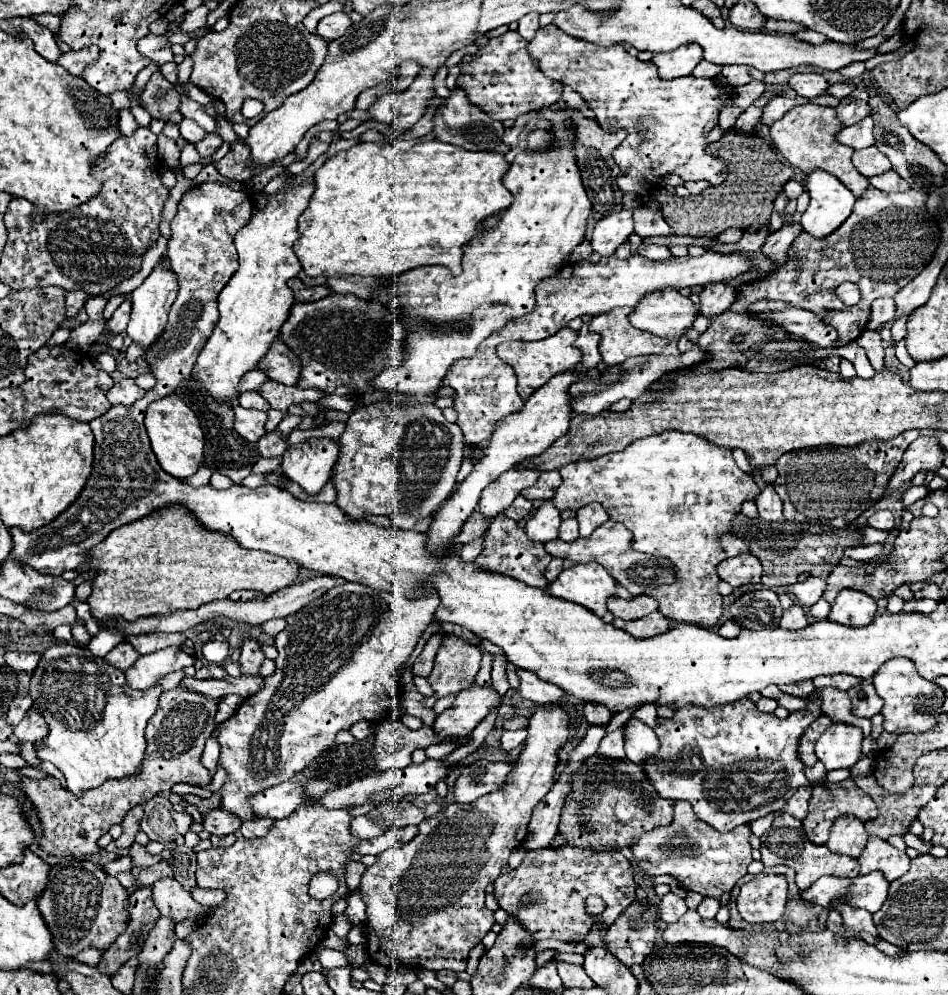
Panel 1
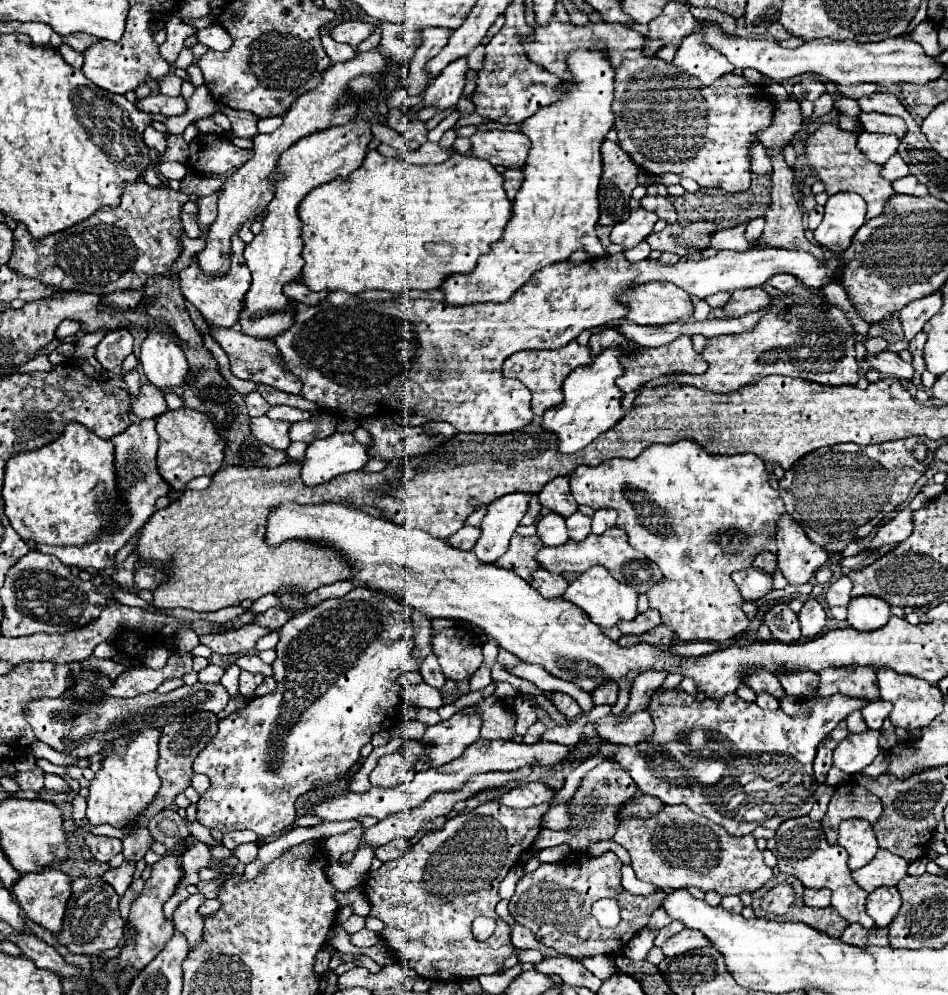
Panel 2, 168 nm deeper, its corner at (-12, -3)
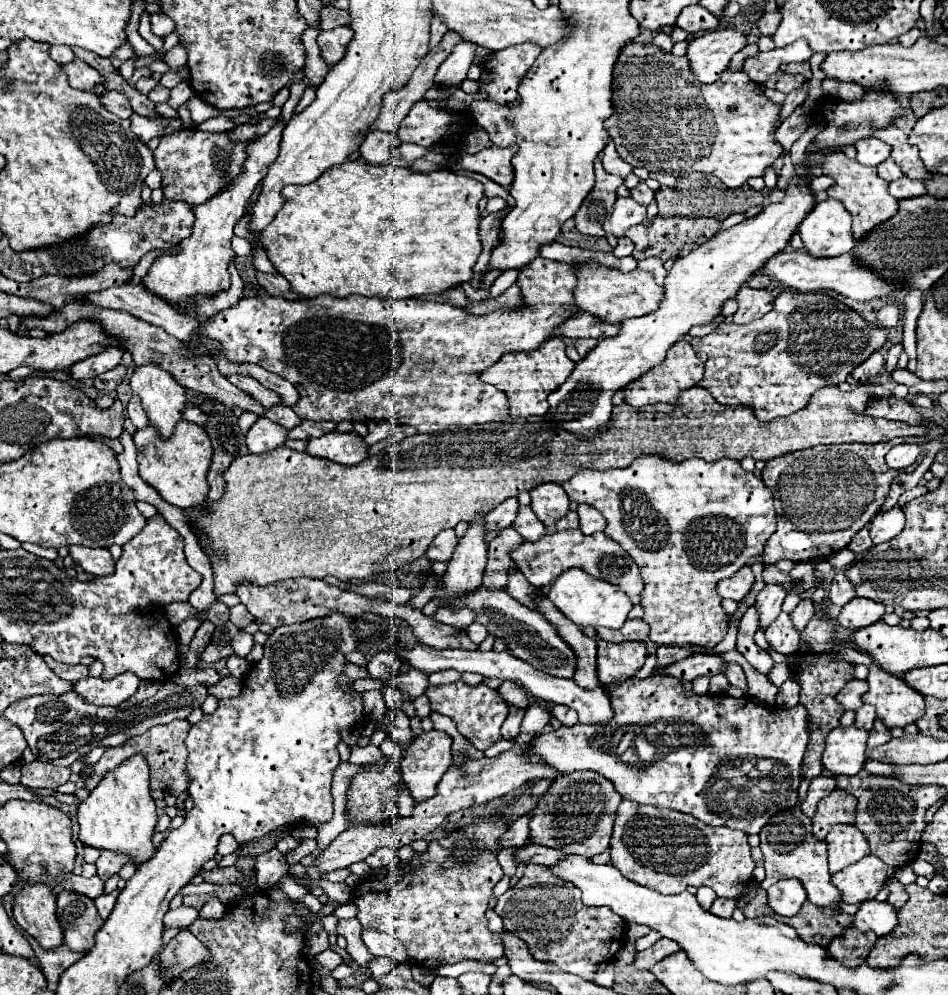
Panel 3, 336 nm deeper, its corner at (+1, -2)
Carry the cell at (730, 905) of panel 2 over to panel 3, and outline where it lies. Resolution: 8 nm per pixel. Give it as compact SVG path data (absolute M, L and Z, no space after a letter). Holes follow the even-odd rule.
M720 897L710 907L710 911L714 915L718 915L718 917L732 917L734 909L736 909L736 901L734 899L720 899Z

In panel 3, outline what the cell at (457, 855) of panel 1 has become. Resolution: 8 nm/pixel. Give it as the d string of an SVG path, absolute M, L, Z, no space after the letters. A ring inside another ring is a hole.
M504 815L476 817L472 825L430 841L428 849L414 853L408 863L400 861L394 869L396 881L392 871L384 877L362 879L352 899L360 909L358 921L362 927L374 927L400 939L408 957L432 973L444 965L468 959L494 963L504 955L504 945L486 927L484 911L488 909L492 887L504 875L496 855L500 851L500 837L508 827L510 823Z

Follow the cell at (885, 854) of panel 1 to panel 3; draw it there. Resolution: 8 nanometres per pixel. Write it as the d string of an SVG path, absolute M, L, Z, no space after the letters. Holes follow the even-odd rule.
M866 855L858 863L832 875L832 883L840 889L844 903L862 903L874 899L882 885L894 875L894 869L888 867L874 855Z

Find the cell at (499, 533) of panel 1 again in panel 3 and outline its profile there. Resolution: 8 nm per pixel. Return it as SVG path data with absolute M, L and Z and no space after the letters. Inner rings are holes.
M506 527L500 531L496 539L488 543L488 563L484 571L484 583L486 587L506 587L508 583L508 569L514 565L510 559L510 553L522 545L522 537L512 529Z

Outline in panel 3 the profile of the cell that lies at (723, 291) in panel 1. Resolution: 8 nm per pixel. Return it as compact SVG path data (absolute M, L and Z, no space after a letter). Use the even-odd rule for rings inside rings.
M742 285L742 289L738 289L734 299L738 303L738 311L732 315L734 323L750 323L762 317L772 309L772 301L774 301L774 297L768 291L752 289L748 285Z

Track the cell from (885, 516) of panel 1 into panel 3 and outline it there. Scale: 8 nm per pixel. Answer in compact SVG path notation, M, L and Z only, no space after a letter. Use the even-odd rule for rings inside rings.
M892 507L886 513L878 513L870 525L870 537L874 545L894 539L904 529L904 513L900 507Z

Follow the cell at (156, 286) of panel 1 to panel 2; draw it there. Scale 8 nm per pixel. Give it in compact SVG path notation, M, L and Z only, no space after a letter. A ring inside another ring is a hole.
M157 322L157 326L165 330L161 334L159 330L147 334L139 360L147 382L163 392L169 392L187 382L189 362L185 352L177 346L175 338L169 334L169 326L165 322Z

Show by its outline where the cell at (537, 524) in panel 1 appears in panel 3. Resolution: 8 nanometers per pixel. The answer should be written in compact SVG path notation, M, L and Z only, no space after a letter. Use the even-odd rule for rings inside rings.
M520 507L518 511L518 519L514 519L512 525L526 541L538 541L542 535L546 535L546 527L544 523L534 515L534 511L530 507Z

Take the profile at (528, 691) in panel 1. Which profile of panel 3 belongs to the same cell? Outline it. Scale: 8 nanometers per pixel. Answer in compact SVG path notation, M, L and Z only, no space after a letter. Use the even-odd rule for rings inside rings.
M552 705L550 713L562 723L562 725L574 725L578 721L578 715L574 713L574 709L566 707L566 705Z

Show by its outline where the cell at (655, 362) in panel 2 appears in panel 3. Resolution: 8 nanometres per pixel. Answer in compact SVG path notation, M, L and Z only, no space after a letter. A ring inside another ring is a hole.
M678 341L676 345L670 347L670 351L666 353L666 359L660 365L656 365L654 369L650 369L630 385L626 385L622 393L626 403L630 403L632 407L642 407L648 403L676 403L680 389L694 387L702 379L702 375L704 375L704 365L696 357L692 345L688 341Z

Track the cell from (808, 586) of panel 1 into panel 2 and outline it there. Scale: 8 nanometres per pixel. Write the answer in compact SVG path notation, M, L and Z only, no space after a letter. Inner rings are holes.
M841 576L839 580L831 582L827 592L827 604L829 606L847 606L851 602L851 586L853 582L847 576Z

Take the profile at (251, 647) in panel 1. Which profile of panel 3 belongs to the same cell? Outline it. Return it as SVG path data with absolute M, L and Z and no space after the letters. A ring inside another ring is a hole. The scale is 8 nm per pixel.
M228 675L228 677L222 677L216 685L210 685L208 687L208 693L218 697L218 699L228 699L228 697L238 697L242 691L242 683L240 679Z

